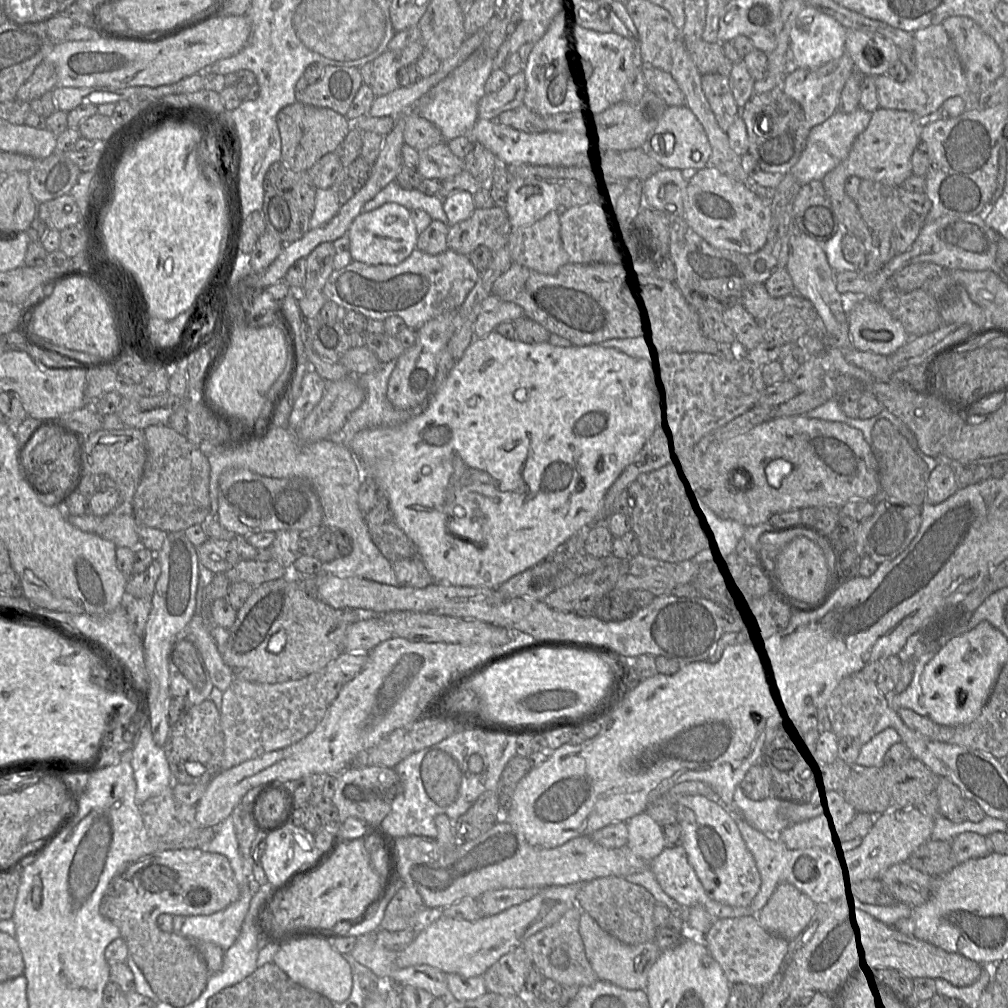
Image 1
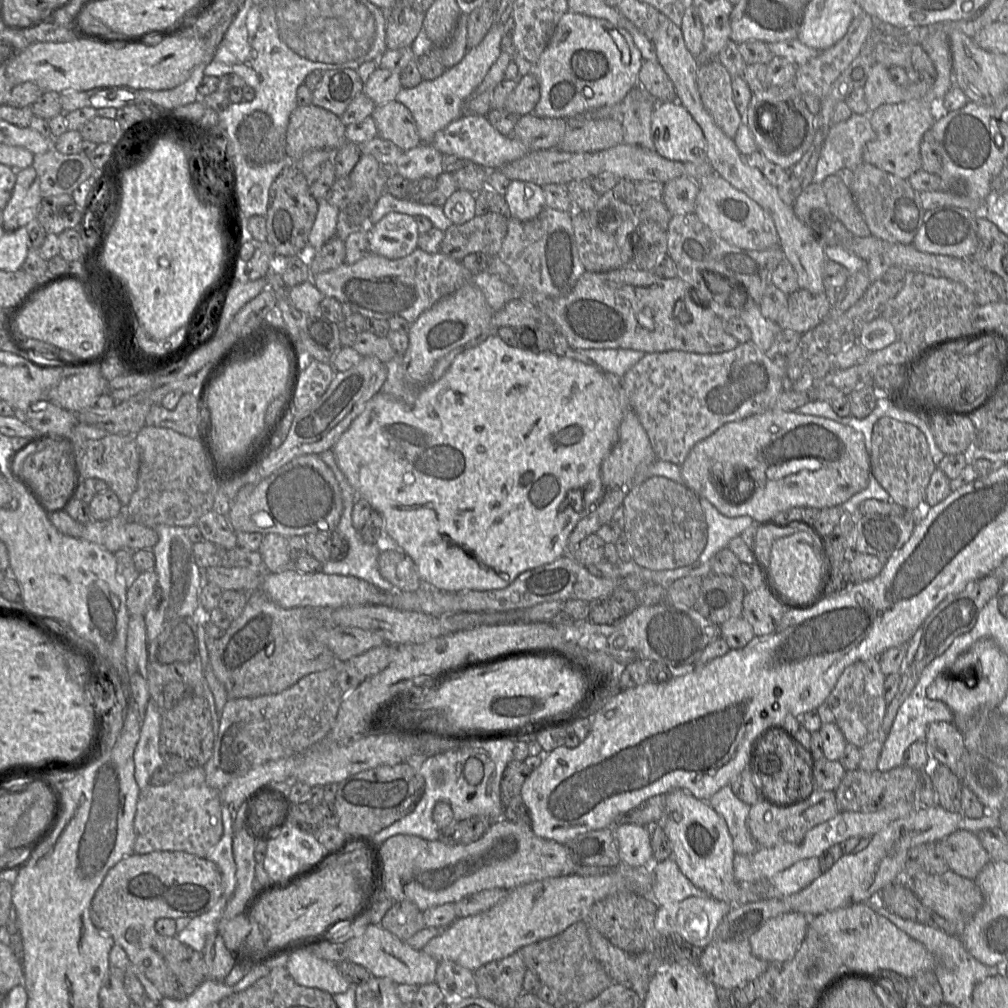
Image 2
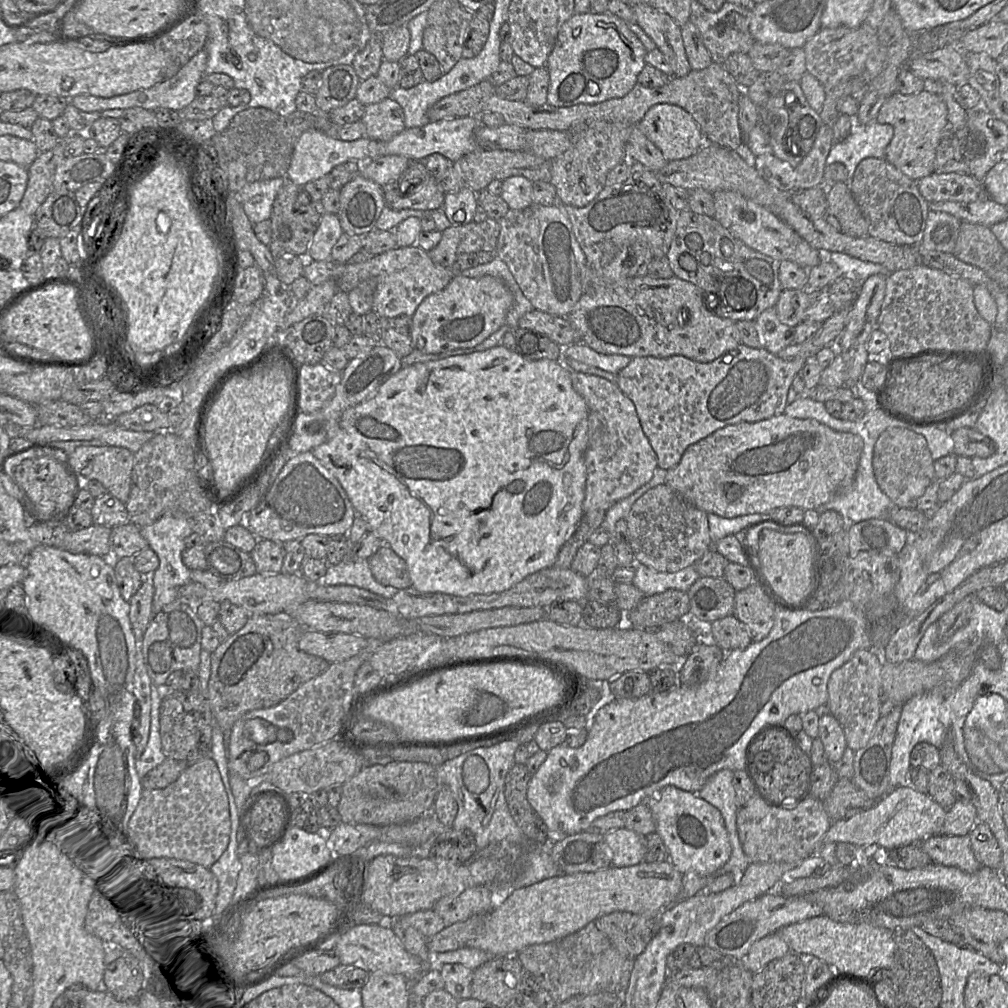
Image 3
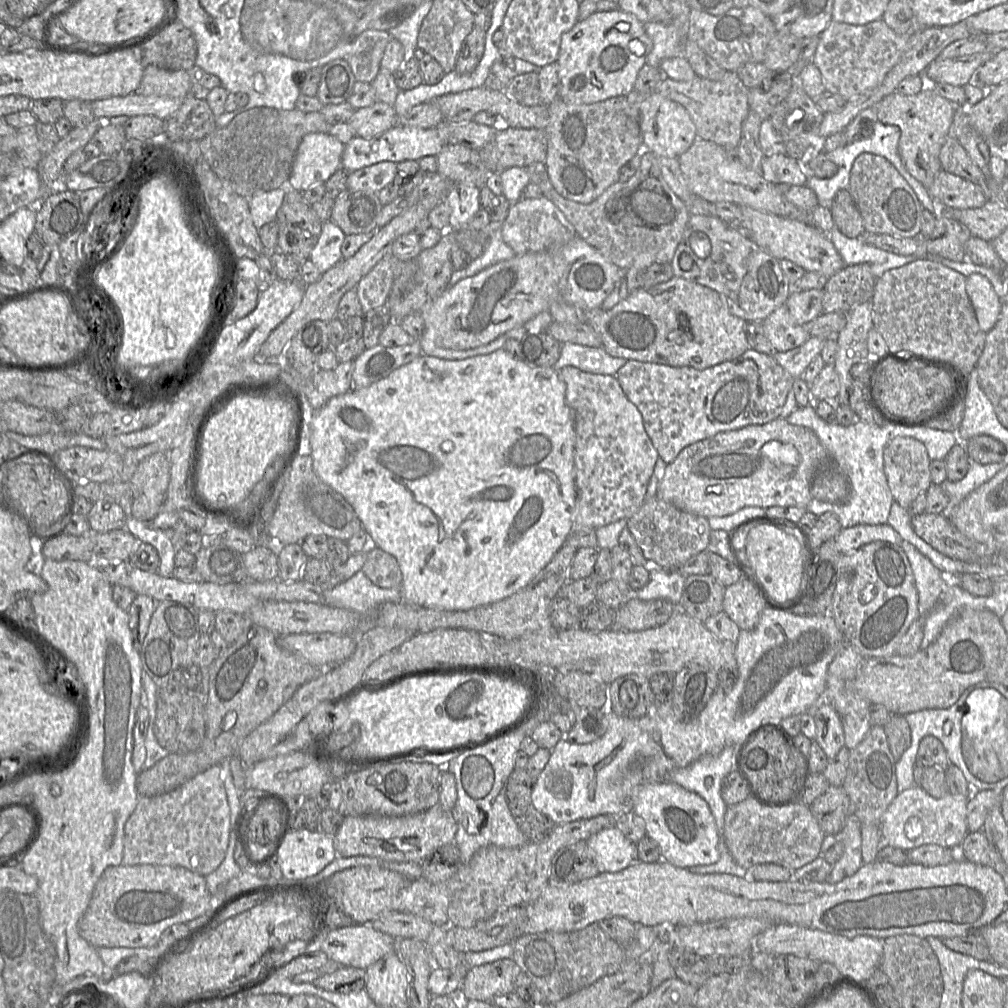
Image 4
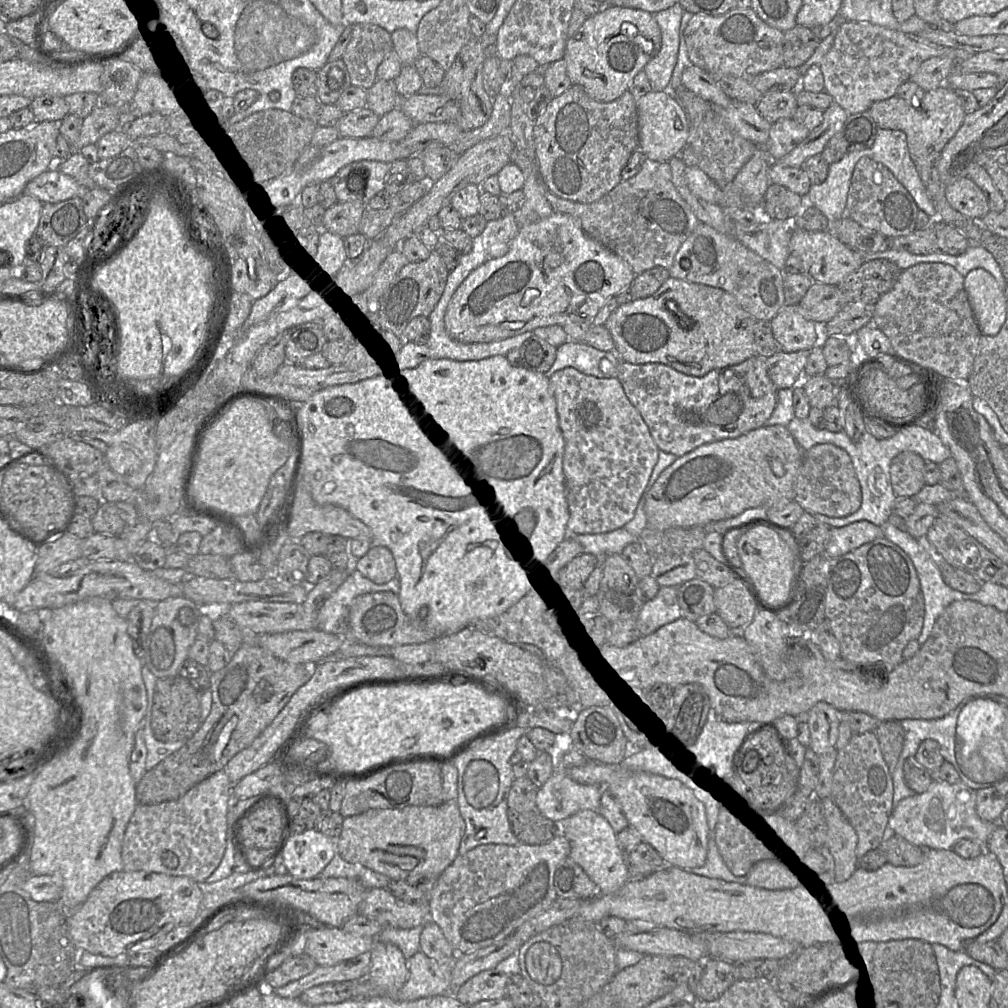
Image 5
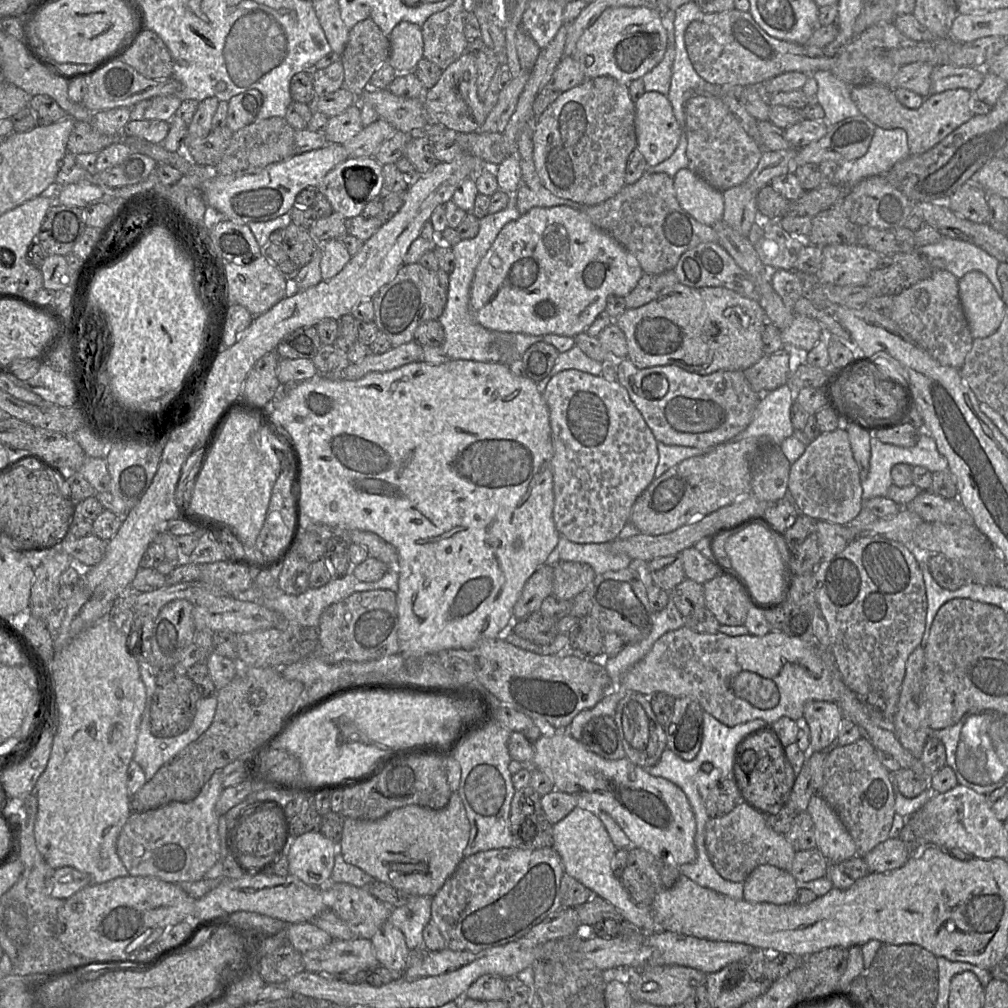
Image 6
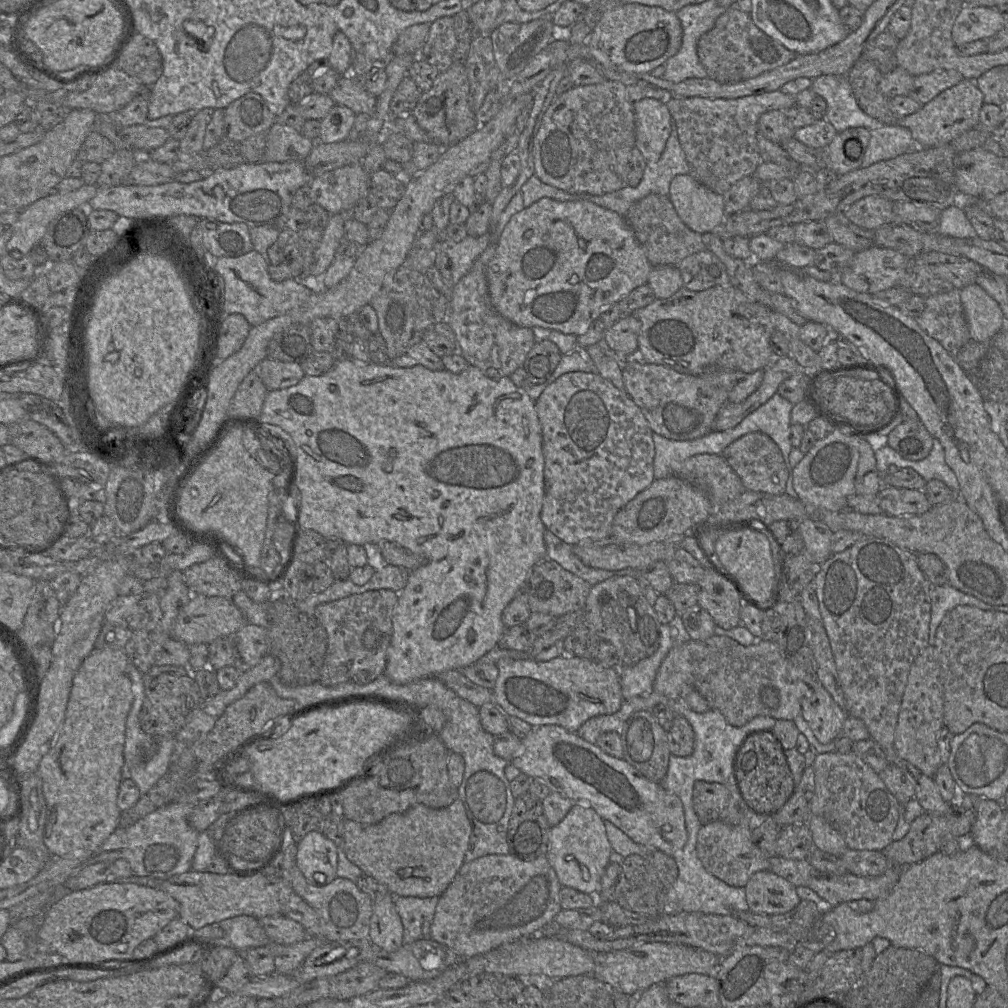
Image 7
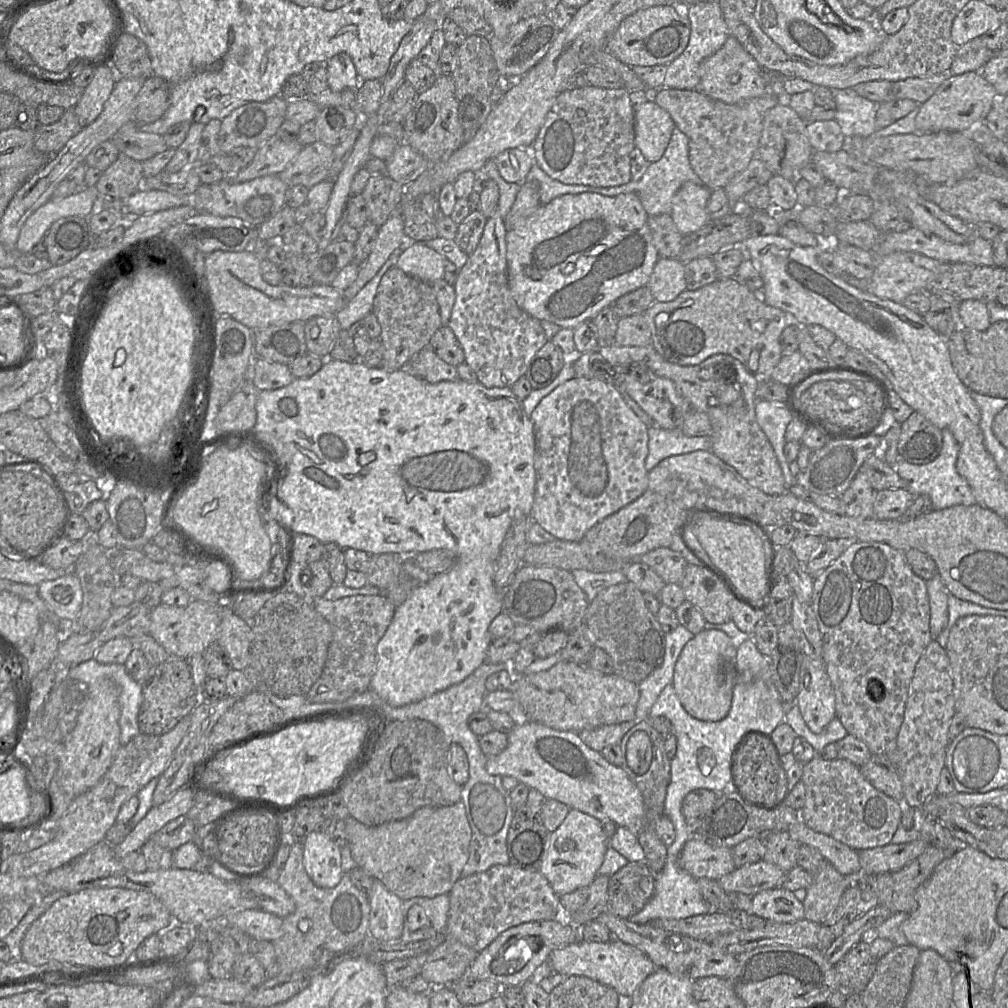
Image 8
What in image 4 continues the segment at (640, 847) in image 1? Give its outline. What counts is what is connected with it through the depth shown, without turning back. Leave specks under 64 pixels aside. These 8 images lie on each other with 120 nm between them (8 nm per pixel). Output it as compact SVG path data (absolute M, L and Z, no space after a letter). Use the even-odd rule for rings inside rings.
M615 825L604 828L587 840L599 873L619 872L636 859L636 844L631 842Z

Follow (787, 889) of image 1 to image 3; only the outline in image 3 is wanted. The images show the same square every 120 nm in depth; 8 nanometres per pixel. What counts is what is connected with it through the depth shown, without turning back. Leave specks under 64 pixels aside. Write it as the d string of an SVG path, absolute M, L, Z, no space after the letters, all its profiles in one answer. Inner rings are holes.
M778 933L769 934L756 941L748 954L740 960L742 966L752 974L760 972L769 962L790 953L786 942Z

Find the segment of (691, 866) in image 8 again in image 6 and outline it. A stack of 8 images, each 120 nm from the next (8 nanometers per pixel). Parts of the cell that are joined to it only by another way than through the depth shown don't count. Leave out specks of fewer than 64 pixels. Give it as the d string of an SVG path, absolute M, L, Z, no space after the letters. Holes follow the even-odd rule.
M744 801L724 816L708 820L705 846L716 871L731 882L744 882L760 865L771 865L789 872L796 854L785 836L768 826L766 815L749 807Z

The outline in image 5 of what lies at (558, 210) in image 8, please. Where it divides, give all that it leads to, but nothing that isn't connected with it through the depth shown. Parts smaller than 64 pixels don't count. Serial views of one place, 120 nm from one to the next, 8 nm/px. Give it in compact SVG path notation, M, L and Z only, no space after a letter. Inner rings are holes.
M553 212L550 216L531 223L519 229L513 239L509 251L501 258L493 259L474 270L459 286L448 304L444 322L447 333L455 340L462 343L483 343L513 337L538 327L550 325L566 325L575 322L591 322L599 310L612 297L629 288L635 278L629 264L618 255L614 254L595 239L589 237L581 228L579 222L570 215Z

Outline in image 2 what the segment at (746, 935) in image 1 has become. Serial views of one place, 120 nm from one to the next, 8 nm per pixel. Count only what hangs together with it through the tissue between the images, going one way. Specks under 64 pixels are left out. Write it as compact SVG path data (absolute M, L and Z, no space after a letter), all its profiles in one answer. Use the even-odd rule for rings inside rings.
M713 940L703 948L698 965L719 990L734 990L756 979L770 963L752 954L749 940Z

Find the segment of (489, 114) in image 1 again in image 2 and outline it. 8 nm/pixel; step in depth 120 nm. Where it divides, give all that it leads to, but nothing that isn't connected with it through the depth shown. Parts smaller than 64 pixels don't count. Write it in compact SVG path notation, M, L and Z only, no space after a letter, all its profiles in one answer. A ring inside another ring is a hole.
M533 73L522 76L508 96L503 109L517 116L531 114L540 99L540 85Z

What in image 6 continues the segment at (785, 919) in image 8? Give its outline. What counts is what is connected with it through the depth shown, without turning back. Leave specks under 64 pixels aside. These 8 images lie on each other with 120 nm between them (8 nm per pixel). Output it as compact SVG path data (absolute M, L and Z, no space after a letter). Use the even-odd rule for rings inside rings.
M771 865L756 867L743 882L744 900L750 903L789 904L798 891L790 872Z

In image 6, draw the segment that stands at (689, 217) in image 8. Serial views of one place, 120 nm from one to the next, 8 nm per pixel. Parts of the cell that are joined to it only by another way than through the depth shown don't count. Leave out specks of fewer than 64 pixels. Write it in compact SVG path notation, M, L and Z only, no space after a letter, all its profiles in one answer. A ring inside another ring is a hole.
M689 168L680 169L673 177L680 206L698 222L713 226L722 221L723 193L710 186Z

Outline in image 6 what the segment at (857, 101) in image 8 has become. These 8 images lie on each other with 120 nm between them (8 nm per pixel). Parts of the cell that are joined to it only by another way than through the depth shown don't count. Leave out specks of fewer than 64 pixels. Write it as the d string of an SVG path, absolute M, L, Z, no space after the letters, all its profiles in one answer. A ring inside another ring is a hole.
M817 71L812 74L818 84L816 101L824 110L824 122L833 126L840 121L861 115L851 99L850 89L845 82L831 71Z

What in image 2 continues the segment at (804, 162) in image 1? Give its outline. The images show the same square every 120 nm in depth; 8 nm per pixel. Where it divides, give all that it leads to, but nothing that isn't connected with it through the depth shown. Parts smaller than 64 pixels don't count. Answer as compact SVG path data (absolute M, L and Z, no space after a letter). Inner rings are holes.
M852 114L852 116L837 124L833 124L824 141L813 183L821 184L828 176L837 174L842 169L854 171L863 161L863 149L865 145L876 138L869 115Z

